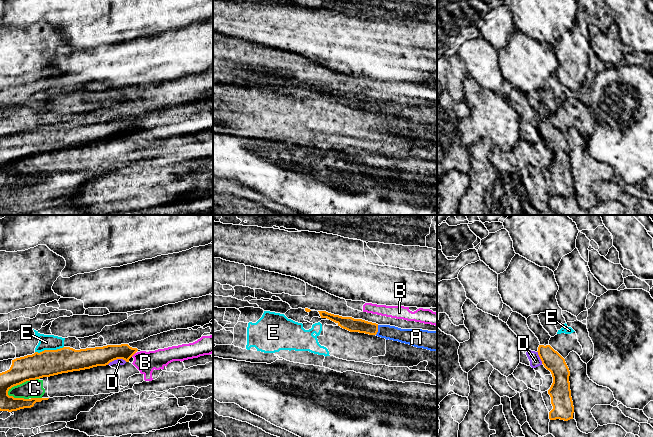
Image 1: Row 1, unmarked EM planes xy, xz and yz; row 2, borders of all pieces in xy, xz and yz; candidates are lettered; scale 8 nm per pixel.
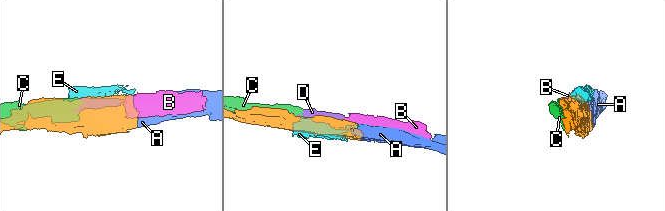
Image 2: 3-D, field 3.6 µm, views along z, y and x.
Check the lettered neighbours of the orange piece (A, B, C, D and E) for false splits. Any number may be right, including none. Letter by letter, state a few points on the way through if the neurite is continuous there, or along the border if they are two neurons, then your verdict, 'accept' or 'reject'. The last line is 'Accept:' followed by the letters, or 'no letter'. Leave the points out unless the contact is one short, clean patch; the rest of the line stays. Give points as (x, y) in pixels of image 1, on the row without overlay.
A: accept
B: along xy (135, 128), (131, 132) | reject
C: reject
D: reject
E: reject
Accept: A

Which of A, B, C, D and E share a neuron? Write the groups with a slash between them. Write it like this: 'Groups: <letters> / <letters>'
Groups: A / B C D / E

